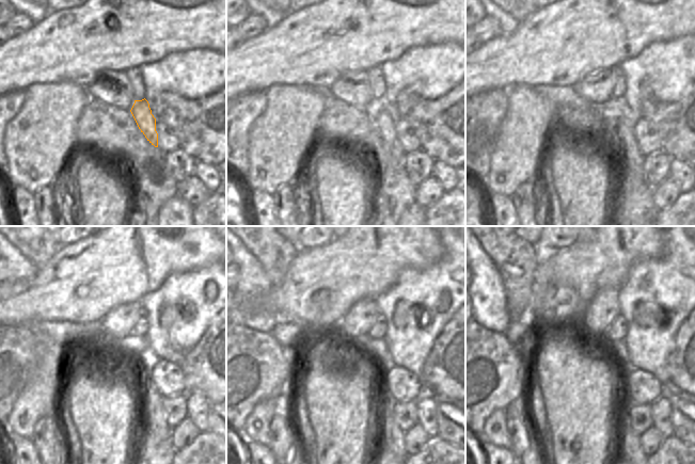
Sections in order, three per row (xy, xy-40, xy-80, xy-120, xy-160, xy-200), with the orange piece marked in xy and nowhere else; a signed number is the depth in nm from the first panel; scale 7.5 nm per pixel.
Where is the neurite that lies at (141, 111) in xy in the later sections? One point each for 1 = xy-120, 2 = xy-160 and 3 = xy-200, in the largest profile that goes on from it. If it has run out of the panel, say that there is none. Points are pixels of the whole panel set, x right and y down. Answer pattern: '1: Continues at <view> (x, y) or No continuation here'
1: Continues at xy-120 (153, 409)
2: Continues at xy-160 (392, 436)
3: Continues at xy-200 (630, 441)

